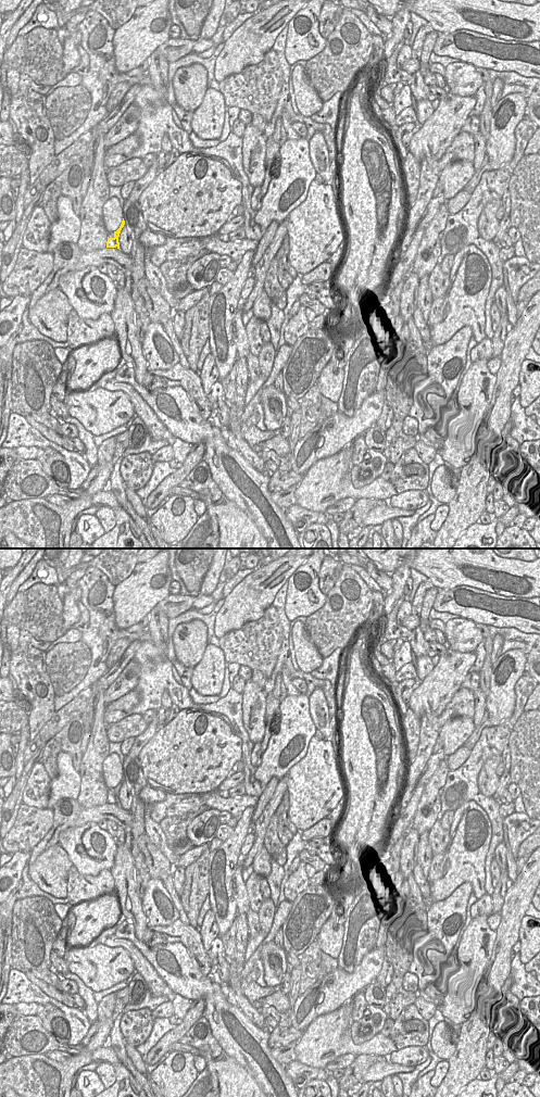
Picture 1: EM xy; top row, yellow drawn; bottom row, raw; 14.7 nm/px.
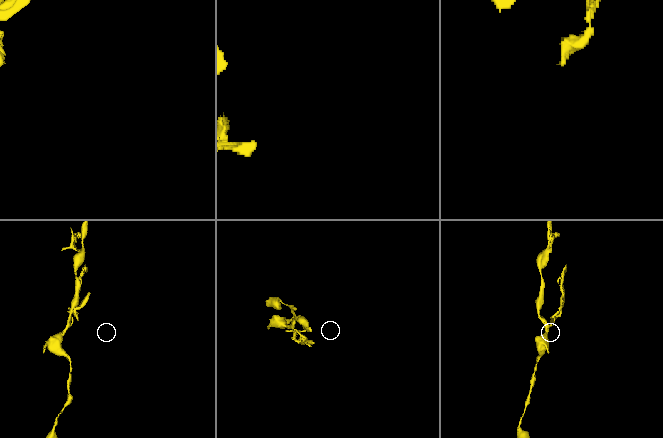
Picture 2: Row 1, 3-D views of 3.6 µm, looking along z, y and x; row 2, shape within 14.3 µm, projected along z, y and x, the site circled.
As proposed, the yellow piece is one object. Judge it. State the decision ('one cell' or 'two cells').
two cells

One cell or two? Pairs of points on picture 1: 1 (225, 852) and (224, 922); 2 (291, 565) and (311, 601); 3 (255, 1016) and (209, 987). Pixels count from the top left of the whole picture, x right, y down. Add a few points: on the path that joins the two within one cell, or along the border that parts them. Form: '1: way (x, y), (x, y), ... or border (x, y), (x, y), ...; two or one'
1: way (225, 869), (224, 905); one
2: border (306, 559), (287, 579); two
3: border (208, 975), (220, 984); two

